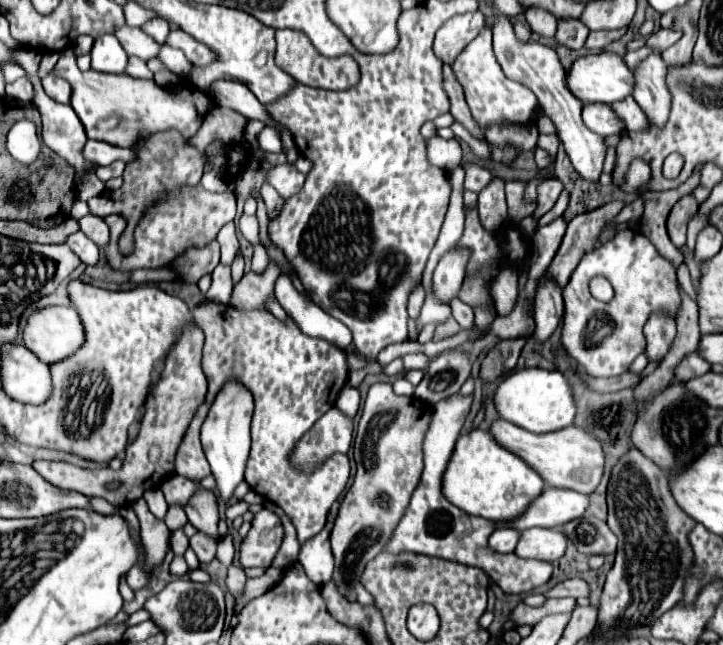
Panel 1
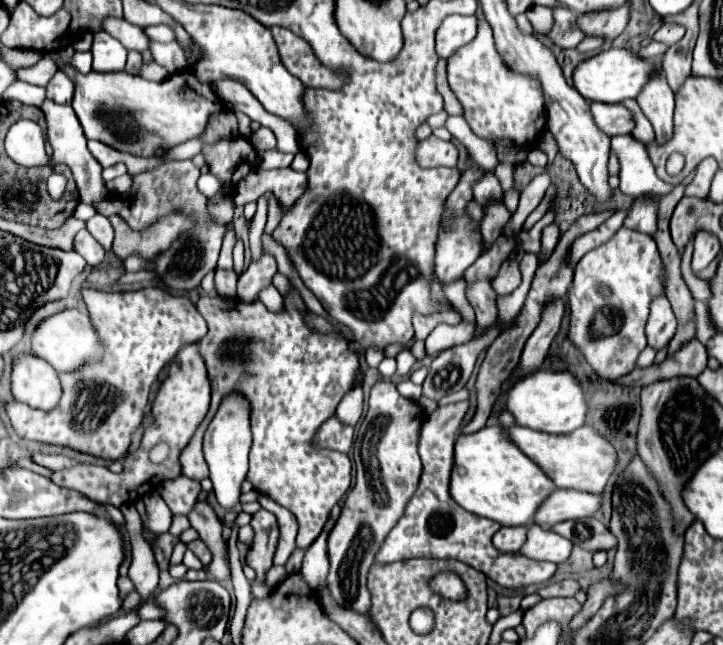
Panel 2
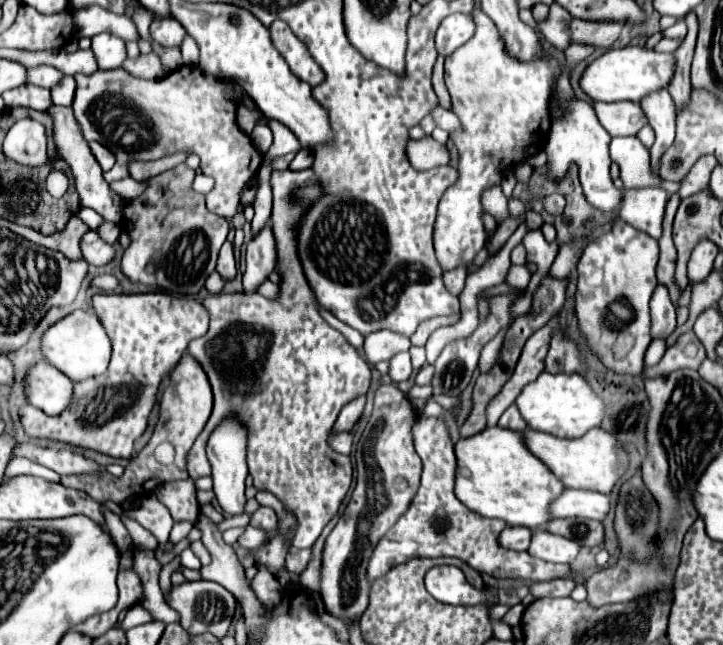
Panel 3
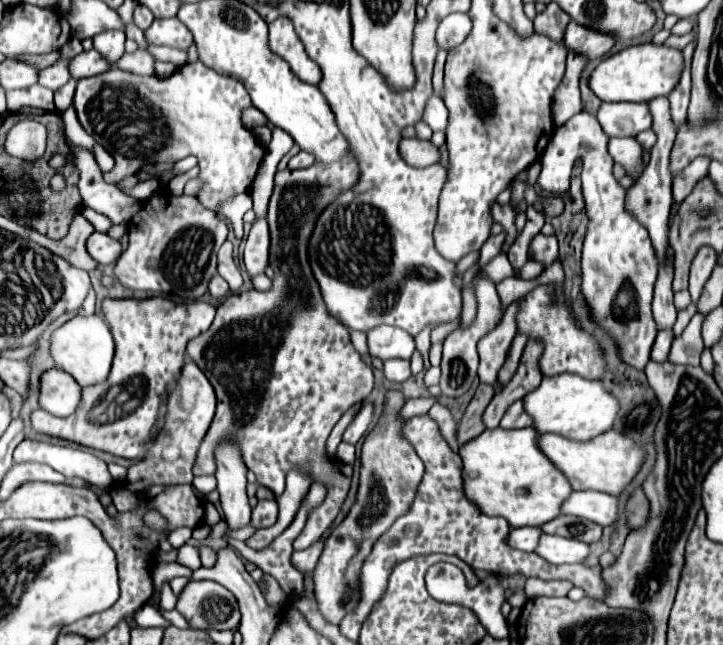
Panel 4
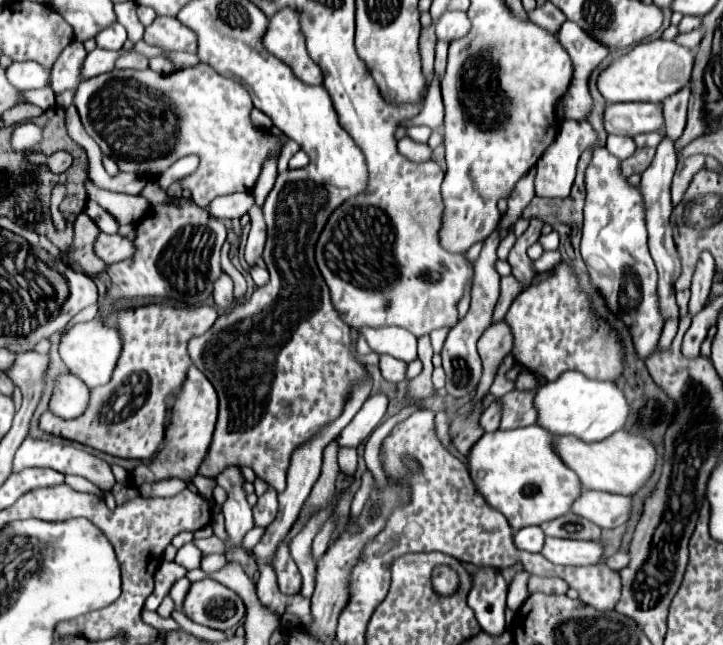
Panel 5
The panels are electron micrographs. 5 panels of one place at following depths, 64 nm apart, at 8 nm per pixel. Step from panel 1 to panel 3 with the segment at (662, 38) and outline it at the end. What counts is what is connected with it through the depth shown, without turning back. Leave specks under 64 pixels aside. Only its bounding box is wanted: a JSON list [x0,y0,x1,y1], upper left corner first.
[662,20,686,40]

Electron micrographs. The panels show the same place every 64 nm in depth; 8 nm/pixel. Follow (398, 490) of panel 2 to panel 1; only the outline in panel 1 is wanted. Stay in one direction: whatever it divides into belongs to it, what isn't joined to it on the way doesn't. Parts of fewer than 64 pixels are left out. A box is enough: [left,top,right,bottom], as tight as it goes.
[330,382,430,602]

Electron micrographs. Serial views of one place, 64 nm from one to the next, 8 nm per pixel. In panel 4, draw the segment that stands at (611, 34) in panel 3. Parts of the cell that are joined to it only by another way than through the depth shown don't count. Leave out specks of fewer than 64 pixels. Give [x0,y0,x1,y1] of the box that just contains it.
[564,22,616,60]

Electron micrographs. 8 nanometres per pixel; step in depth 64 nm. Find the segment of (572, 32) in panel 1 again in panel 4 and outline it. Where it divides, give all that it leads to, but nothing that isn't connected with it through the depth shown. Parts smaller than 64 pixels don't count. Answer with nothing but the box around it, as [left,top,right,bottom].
[534,2,570,42]

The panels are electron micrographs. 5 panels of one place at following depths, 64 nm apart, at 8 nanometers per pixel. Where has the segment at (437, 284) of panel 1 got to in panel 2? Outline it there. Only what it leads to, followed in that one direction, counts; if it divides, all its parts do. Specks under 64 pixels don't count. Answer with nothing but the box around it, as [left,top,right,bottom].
[436,164,484,284]

